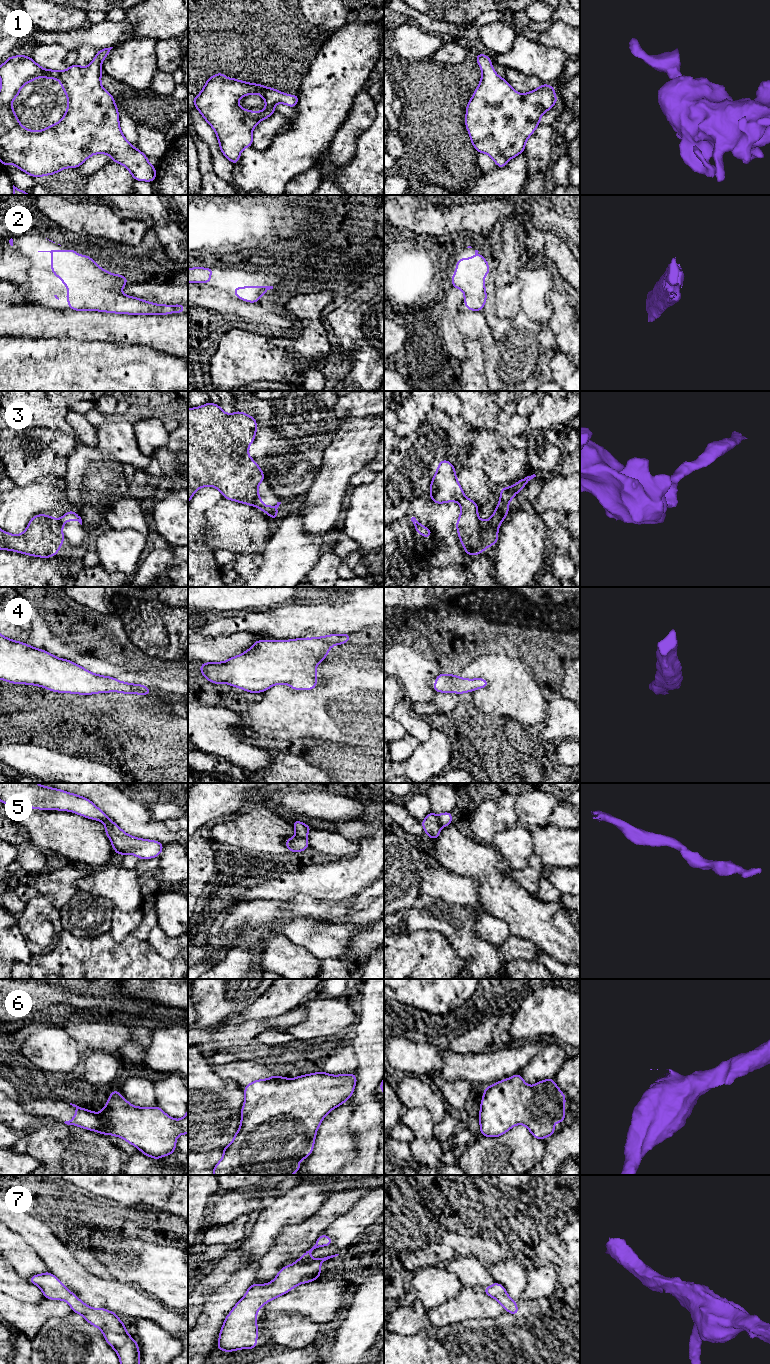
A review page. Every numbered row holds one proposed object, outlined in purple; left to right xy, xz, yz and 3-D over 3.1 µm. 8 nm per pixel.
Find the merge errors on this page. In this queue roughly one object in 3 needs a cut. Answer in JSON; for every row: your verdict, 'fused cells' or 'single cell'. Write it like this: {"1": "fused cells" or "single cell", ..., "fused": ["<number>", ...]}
{"1": "single cell", "2": "single cell", "3": "fused cells", "4": "single cell", "5": "single cell", "6": "single cell", "7": "single cell", "fused": ["3"]}

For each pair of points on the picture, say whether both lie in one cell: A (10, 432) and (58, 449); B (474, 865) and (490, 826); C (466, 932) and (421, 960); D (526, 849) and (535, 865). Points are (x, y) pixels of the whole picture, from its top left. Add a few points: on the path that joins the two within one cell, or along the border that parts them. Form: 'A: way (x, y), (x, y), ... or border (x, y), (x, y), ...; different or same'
A: way (17, 446), (28, 458), (38, 459), (44, 453); same
B: border (485, 844), (490, 846); different
C: border (429, 930), (439, 931), (454, 951), (466, 959); different
D: border (534, 856), (522, 868), (516, 870); different

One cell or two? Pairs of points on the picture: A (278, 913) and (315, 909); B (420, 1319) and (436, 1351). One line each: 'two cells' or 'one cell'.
A: one cell
B: two cells

